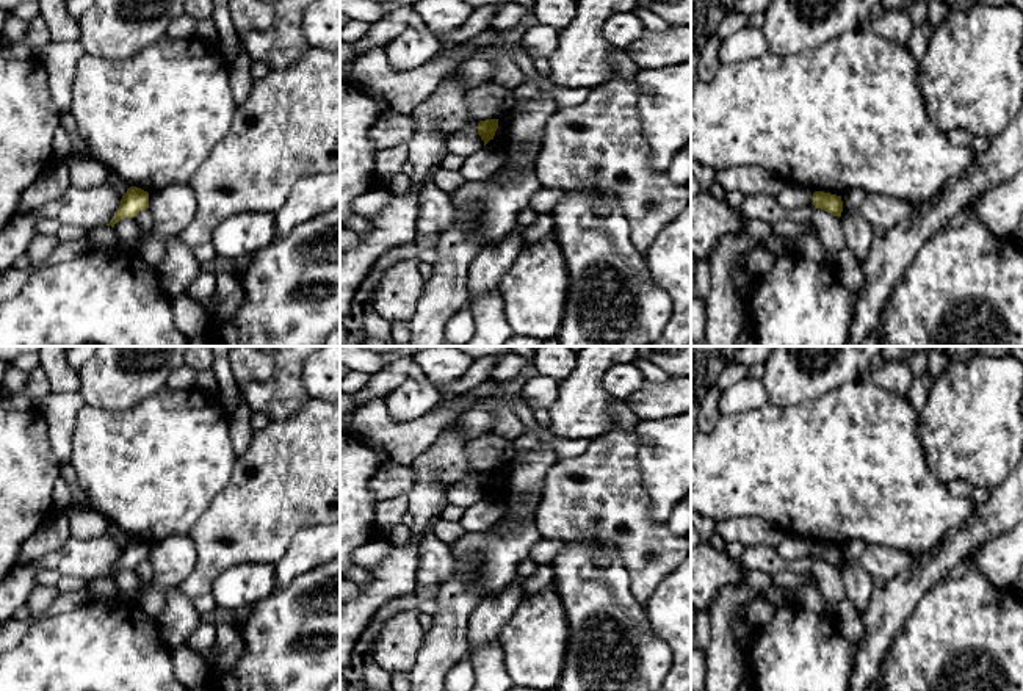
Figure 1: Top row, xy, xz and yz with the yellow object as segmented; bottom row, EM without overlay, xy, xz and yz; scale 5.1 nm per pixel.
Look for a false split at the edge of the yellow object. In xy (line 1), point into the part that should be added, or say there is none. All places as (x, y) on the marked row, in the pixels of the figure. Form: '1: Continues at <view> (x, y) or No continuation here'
1: No continuation here

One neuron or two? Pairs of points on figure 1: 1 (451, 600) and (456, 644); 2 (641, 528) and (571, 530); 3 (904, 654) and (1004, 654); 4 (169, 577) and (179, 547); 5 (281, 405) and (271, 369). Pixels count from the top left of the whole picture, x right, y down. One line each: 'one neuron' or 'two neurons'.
1: one neuron
2: one neuron
3: one neuron
4: one neuron
5: one neuron

